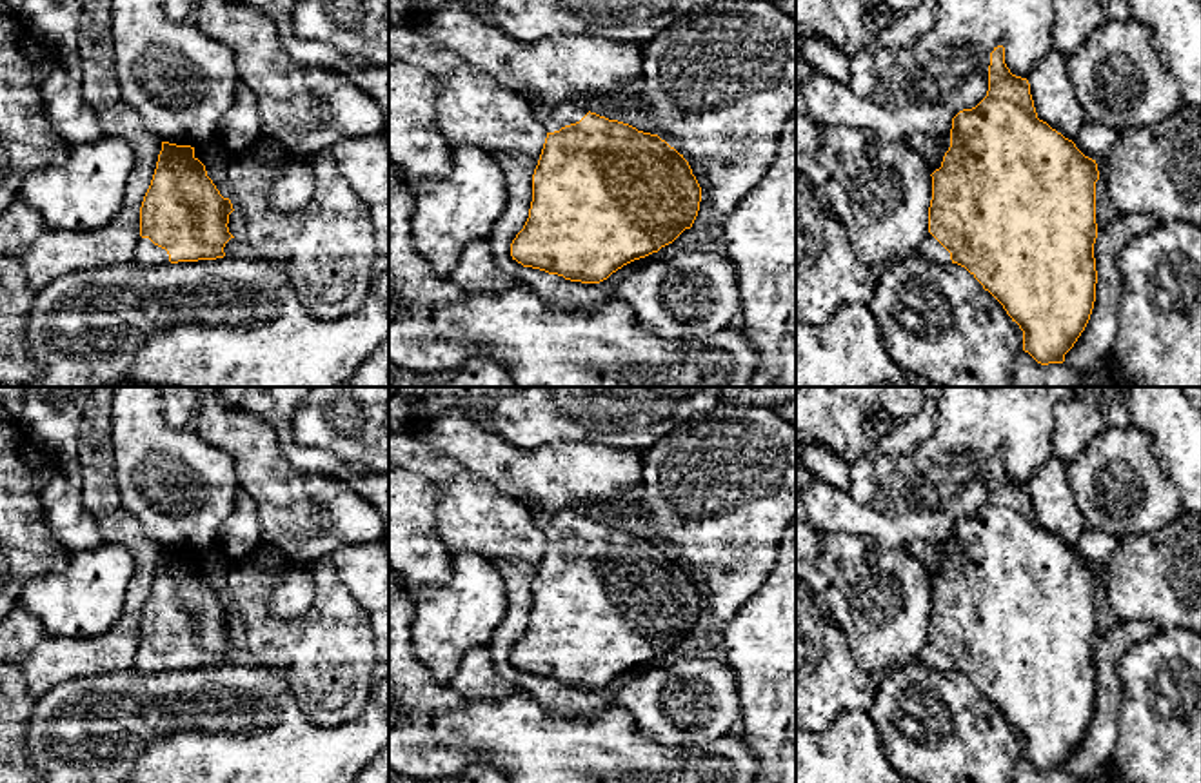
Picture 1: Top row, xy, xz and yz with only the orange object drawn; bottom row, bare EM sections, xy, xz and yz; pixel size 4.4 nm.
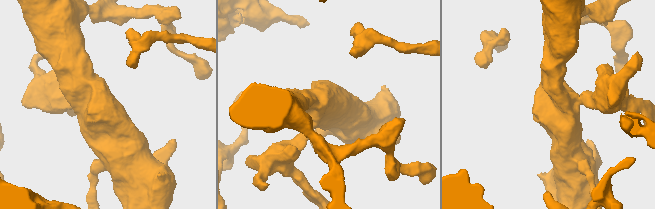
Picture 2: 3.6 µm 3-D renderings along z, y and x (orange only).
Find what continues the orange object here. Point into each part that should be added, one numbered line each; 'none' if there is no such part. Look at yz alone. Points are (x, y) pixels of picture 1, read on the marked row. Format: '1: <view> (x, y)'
1: yz (931, 249)

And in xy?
1: xy (146, 253)

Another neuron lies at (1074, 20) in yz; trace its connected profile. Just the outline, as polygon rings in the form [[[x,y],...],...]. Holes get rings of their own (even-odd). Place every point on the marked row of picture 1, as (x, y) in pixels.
[[[1056,0],[1050,45],[1068,56],[1107,20],[1096,0]]]

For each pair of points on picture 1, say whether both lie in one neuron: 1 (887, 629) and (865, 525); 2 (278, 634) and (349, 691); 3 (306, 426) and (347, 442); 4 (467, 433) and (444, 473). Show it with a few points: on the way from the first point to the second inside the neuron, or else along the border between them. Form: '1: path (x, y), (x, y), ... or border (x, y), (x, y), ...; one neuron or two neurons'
1: border (827, 531), (867, 535), (883, 545), (902, 549); two neurons
2: path (297, 647), (307, 649), (331, 673); one neuron
3: path (317, 426), (331, 426), (337, 431); one neuron
4: border (415, 438), (456, 460), (466, 469); two neurons

